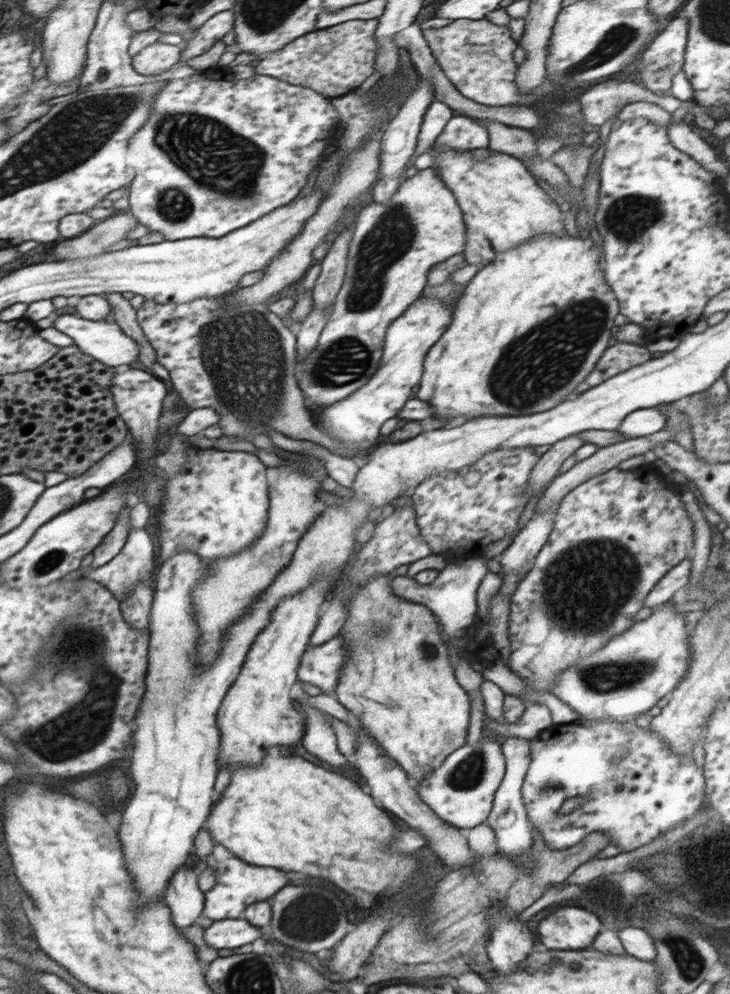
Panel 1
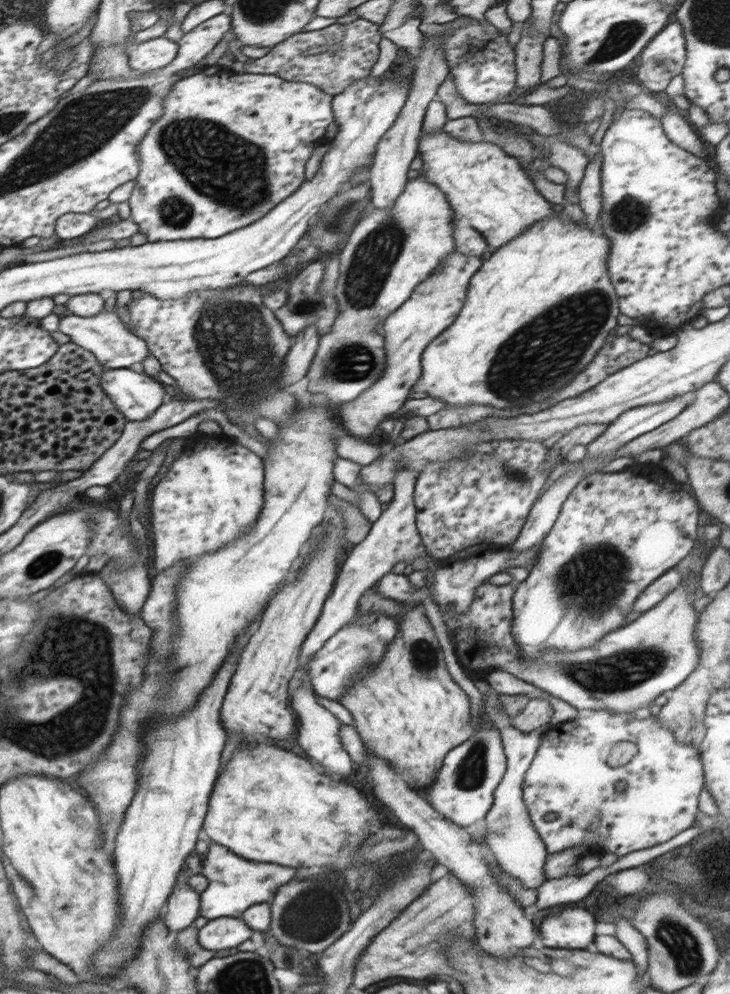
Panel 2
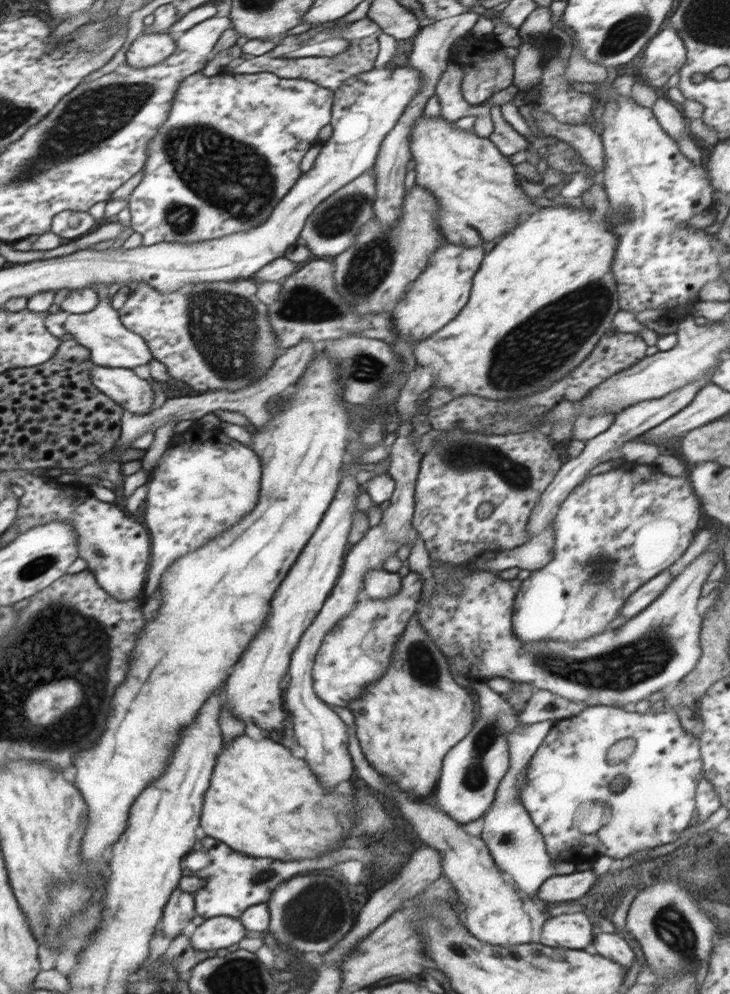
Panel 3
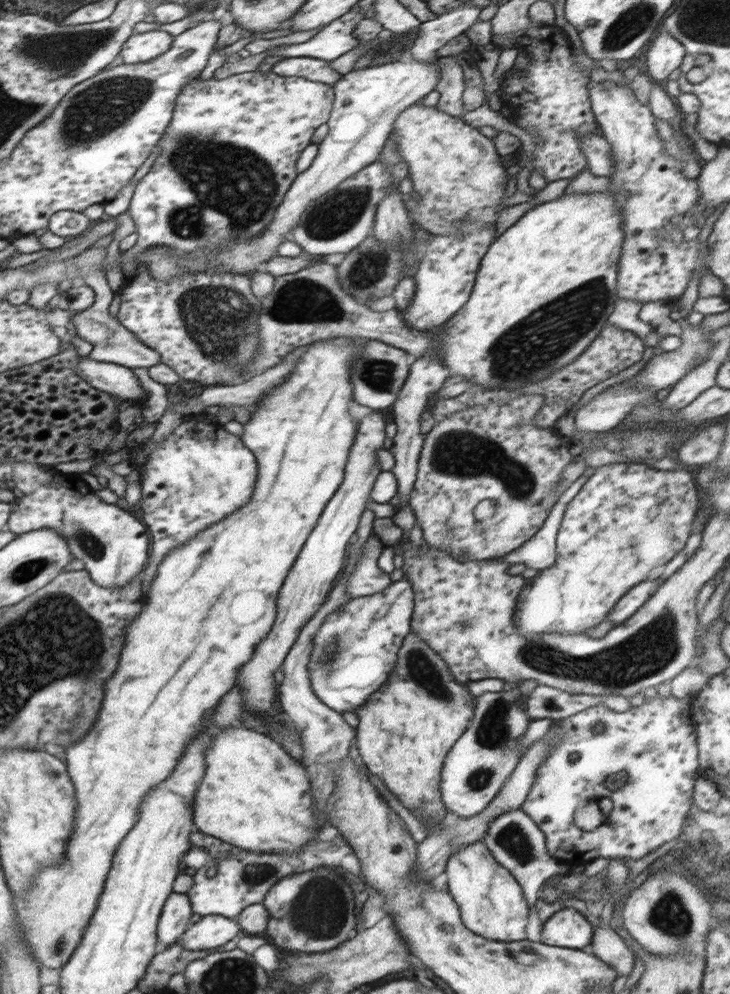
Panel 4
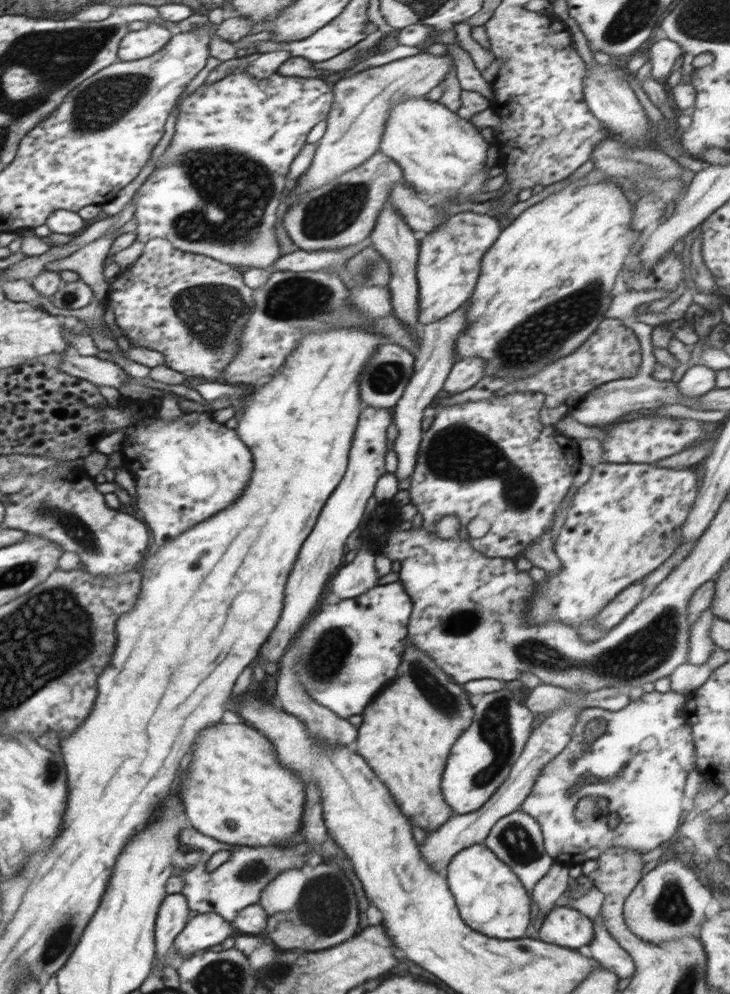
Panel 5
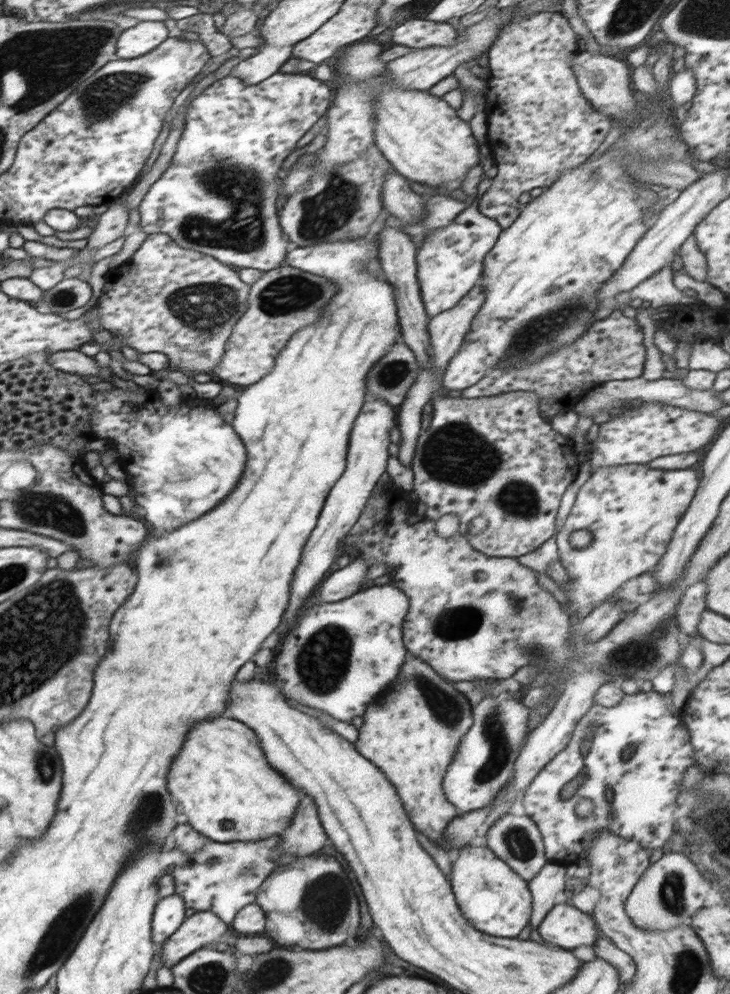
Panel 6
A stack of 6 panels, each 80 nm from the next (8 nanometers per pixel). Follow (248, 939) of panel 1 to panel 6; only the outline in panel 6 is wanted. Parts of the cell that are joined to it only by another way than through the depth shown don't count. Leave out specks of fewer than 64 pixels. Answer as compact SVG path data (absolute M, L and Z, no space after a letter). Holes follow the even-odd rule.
M197 911L186 918L182 926L169 938L156 954L163 966L172 968L177 962L202 947L214 946L226 939L227 924L211 911Z

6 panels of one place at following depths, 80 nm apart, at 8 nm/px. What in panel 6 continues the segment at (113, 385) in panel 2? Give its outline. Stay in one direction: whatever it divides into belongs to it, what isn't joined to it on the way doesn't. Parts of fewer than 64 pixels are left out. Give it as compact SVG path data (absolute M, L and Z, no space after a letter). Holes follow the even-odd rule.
M79 349L49 352L49 364L57 370L80 376L100 376L102 380L113 376L109 367L98 368L97 361L96 357L86 356Z

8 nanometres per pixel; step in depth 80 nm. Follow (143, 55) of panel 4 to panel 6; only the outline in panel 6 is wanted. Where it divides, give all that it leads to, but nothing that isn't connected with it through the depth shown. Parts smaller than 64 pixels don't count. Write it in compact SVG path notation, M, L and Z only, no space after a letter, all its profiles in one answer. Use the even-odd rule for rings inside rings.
M140 21L133 28L119 34L116 54L120 59L130 59L148 54L154 47L168 38L168 28L162 22Z

